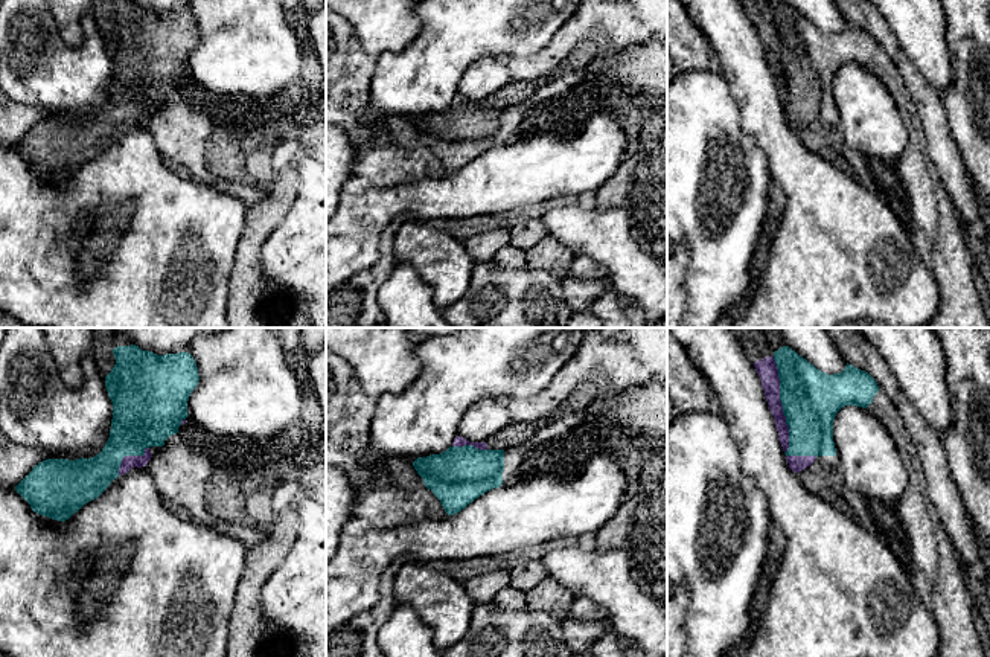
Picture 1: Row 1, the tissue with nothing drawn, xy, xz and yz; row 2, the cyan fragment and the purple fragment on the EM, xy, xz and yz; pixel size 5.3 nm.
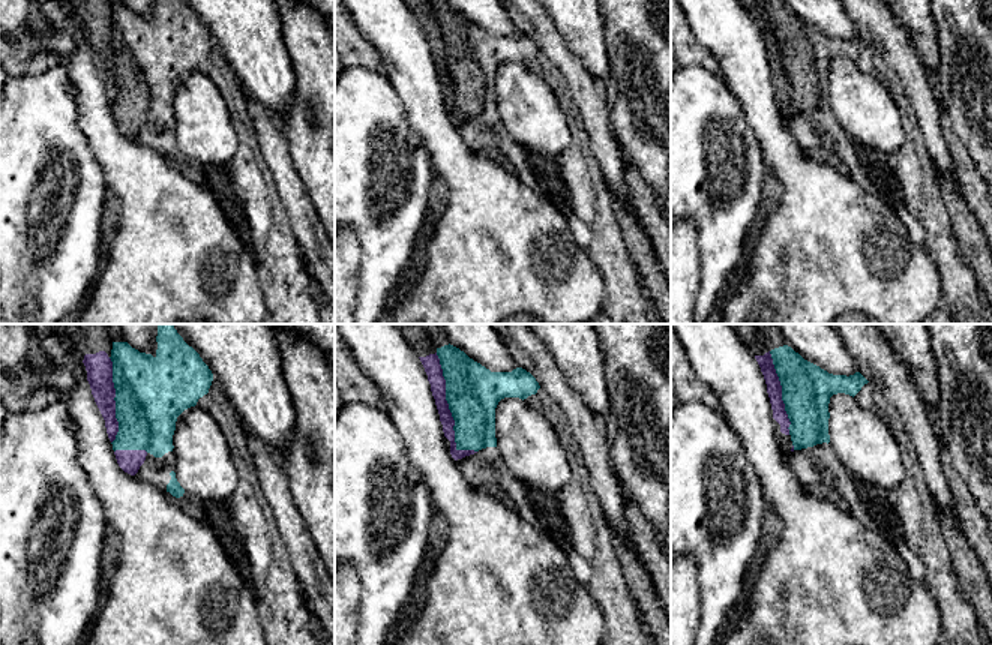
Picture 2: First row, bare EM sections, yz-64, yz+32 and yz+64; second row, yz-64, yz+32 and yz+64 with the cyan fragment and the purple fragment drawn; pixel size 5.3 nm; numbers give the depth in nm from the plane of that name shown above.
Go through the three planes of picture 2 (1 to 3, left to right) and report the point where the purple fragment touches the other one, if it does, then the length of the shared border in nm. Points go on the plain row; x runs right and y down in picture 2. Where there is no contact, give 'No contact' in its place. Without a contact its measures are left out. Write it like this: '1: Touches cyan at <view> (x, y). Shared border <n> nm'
1: Touches cyan at yz-64 (114, 63). Shared border 460 nm
2: Touches cyan at yz+32 (449, 72). Shared border 600 nm
3: Touches cyan at yz+64 (782, 57). Shared border 460 nm

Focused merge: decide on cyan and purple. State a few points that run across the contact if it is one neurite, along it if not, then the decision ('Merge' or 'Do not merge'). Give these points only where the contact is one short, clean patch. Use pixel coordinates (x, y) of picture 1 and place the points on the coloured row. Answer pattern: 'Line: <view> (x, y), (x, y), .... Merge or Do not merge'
Do not merge

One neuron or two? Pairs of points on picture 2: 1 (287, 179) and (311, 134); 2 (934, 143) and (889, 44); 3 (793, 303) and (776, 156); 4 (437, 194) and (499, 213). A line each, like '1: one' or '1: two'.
1: two
2: one
3: one
4: two

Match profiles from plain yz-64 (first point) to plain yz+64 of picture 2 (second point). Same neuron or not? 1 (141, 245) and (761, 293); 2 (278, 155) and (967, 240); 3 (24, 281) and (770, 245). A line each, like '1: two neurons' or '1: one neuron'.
1: one neuron
2: two neurons
3: two neurons

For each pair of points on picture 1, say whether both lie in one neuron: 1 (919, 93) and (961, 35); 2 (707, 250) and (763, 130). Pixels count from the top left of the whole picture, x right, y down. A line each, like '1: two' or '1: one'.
1: two
2: two

